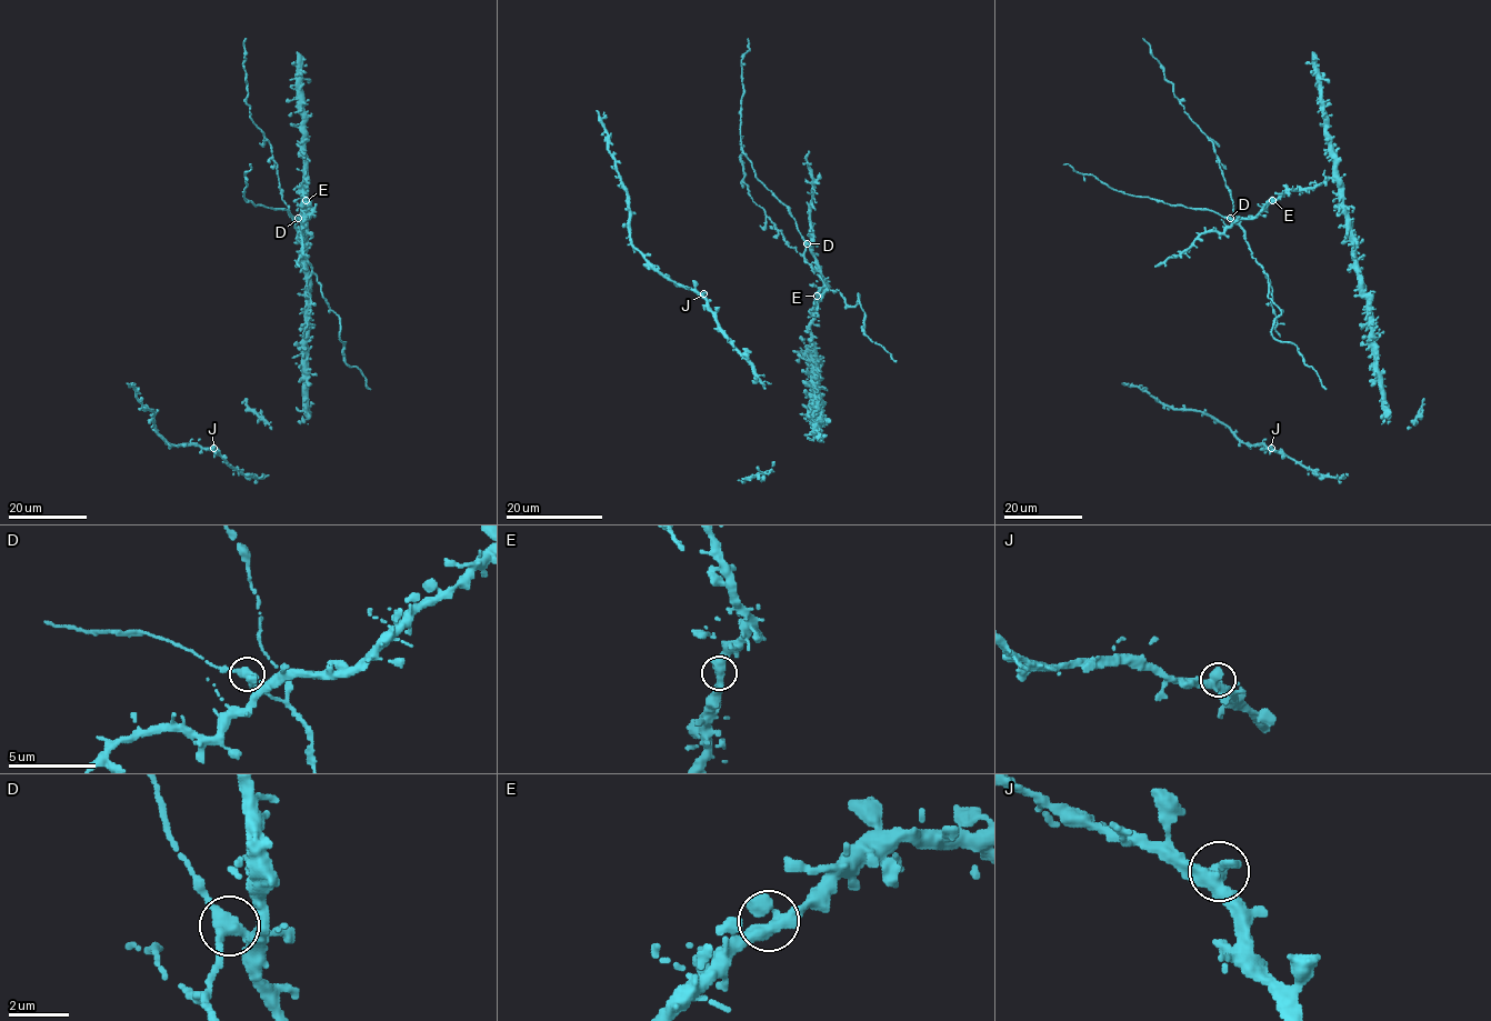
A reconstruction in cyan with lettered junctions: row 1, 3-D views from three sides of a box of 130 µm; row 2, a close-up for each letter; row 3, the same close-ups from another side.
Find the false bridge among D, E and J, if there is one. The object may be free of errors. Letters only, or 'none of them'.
D

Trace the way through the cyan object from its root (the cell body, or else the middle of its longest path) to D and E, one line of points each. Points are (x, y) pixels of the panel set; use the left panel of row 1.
D: (306, 299), (304, 178), (300, 190), (312, 213), (302, 220), (298, 218)
E: (306, 299), (304, 178), (300, 190), (306, 200)

